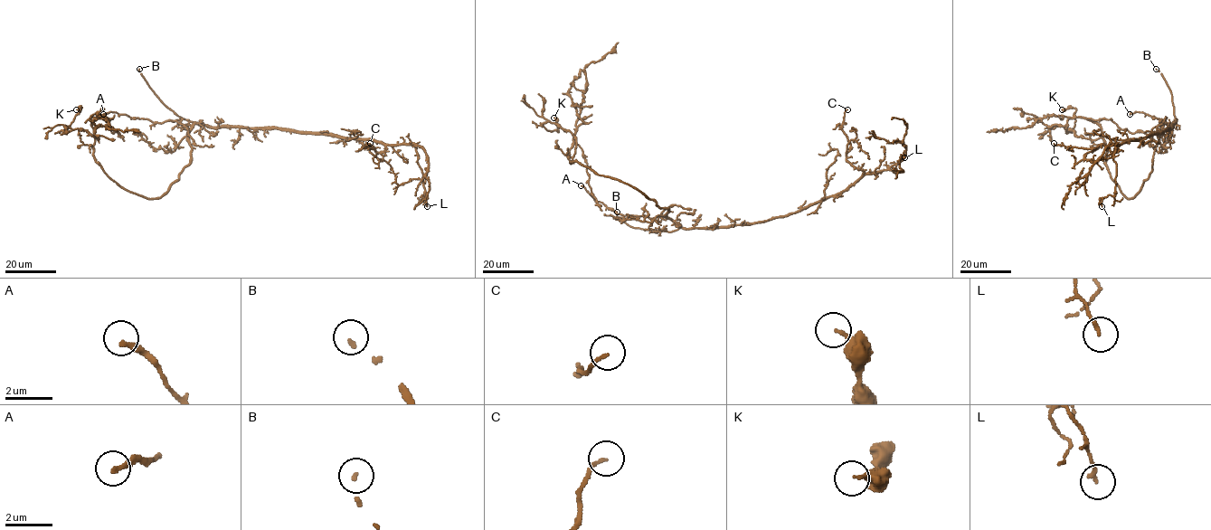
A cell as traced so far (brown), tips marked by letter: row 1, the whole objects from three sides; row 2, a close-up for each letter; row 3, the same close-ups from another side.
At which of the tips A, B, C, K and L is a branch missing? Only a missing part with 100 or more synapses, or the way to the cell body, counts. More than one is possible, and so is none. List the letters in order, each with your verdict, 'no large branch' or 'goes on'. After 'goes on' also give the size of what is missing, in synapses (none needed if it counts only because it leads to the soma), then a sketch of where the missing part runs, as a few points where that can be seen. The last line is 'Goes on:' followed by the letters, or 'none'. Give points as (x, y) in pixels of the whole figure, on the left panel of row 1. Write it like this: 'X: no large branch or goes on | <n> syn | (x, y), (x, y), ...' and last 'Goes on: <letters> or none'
A: no large branch
B: goes on | (139, 69), (137, 58), (132, 56), (133, 49), (142, 46), (156, 57), (158, 55)
C: no large branch
K: no large branch
L: no large branch
Goes on: B

